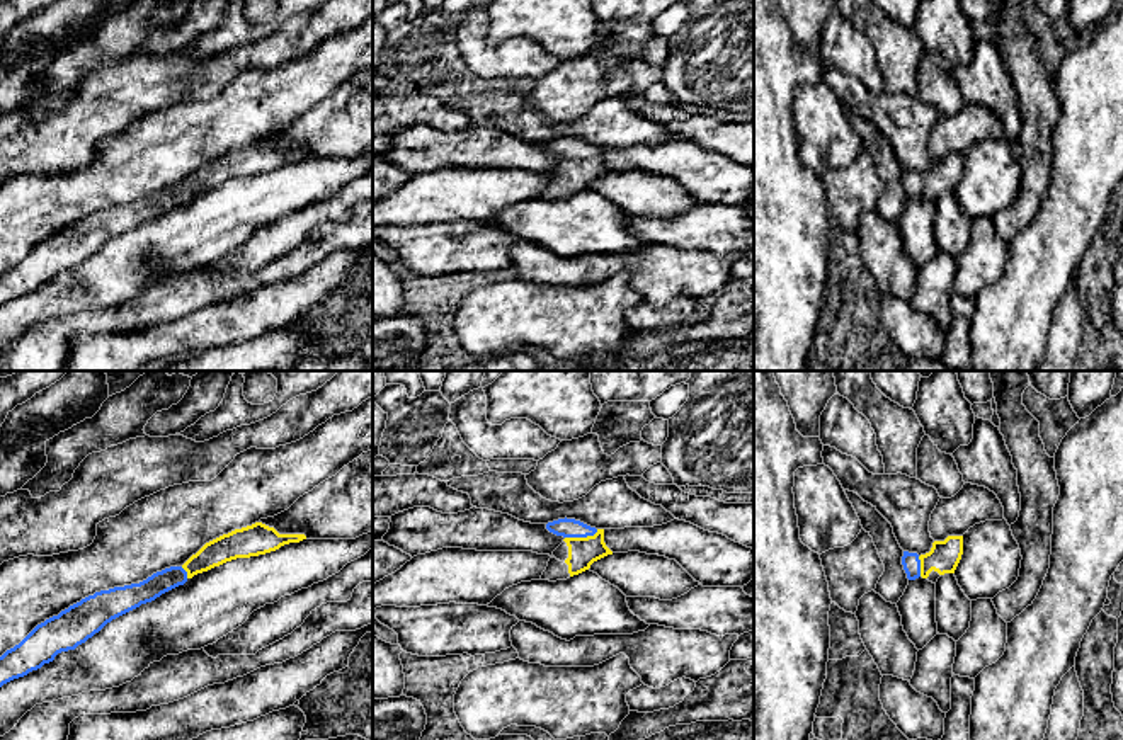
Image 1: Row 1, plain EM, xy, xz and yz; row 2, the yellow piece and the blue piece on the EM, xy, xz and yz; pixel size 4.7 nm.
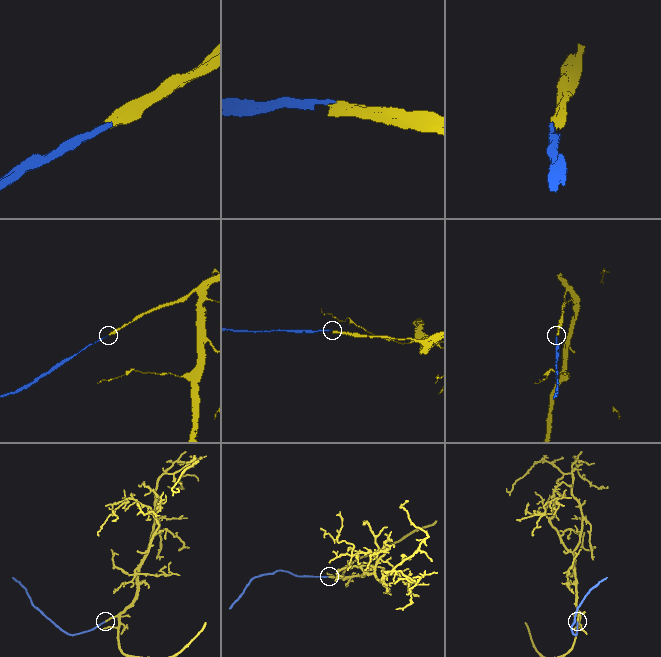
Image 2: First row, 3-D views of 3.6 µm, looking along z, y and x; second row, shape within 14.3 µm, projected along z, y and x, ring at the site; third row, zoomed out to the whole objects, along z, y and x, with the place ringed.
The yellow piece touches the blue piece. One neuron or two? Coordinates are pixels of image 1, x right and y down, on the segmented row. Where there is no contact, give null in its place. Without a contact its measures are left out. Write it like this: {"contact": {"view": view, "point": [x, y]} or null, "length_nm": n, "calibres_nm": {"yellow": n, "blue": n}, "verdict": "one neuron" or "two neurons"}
{"contact": {"view": "xz", "point": [581, 538]}, "length_nm": 170, "calibres_nm": {"yellow": 140, "blue": 100}, "verdict": "one neuron"}

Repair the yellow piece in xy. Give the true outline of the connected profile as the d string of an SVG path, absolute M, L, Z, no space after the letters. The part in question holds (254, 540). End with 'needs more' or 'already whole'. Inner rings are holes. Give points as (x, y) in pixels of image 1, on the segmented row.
M255 522L206 543L182 566L165 568L140 583L95 592L37 624L19 645L7 650L0 657L0 687L53 662L58 653L75 650L112 619L184 585L197 573L303 539L305 534L279 534L274 527Z; needs more

